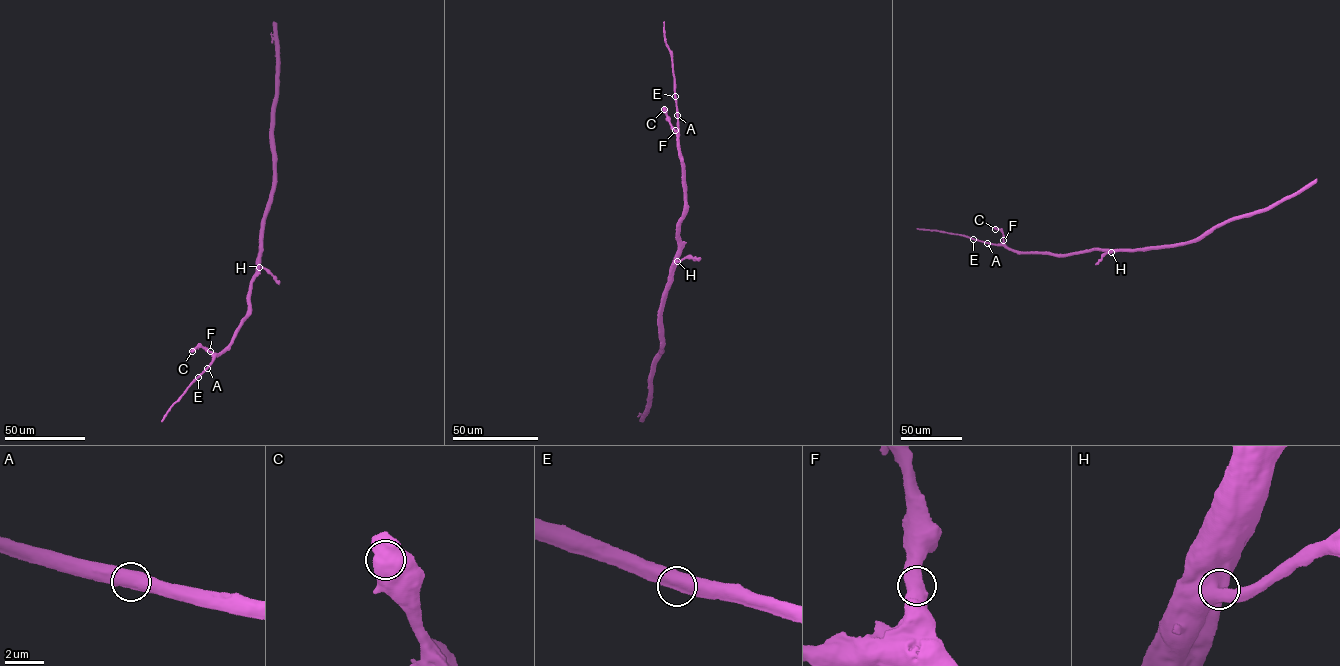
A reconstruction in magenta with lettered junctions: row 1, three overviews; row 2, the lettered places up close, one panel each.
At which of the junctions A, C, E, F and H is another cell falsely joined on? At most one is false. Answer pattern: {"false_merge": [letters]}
{"false_merge": []}

